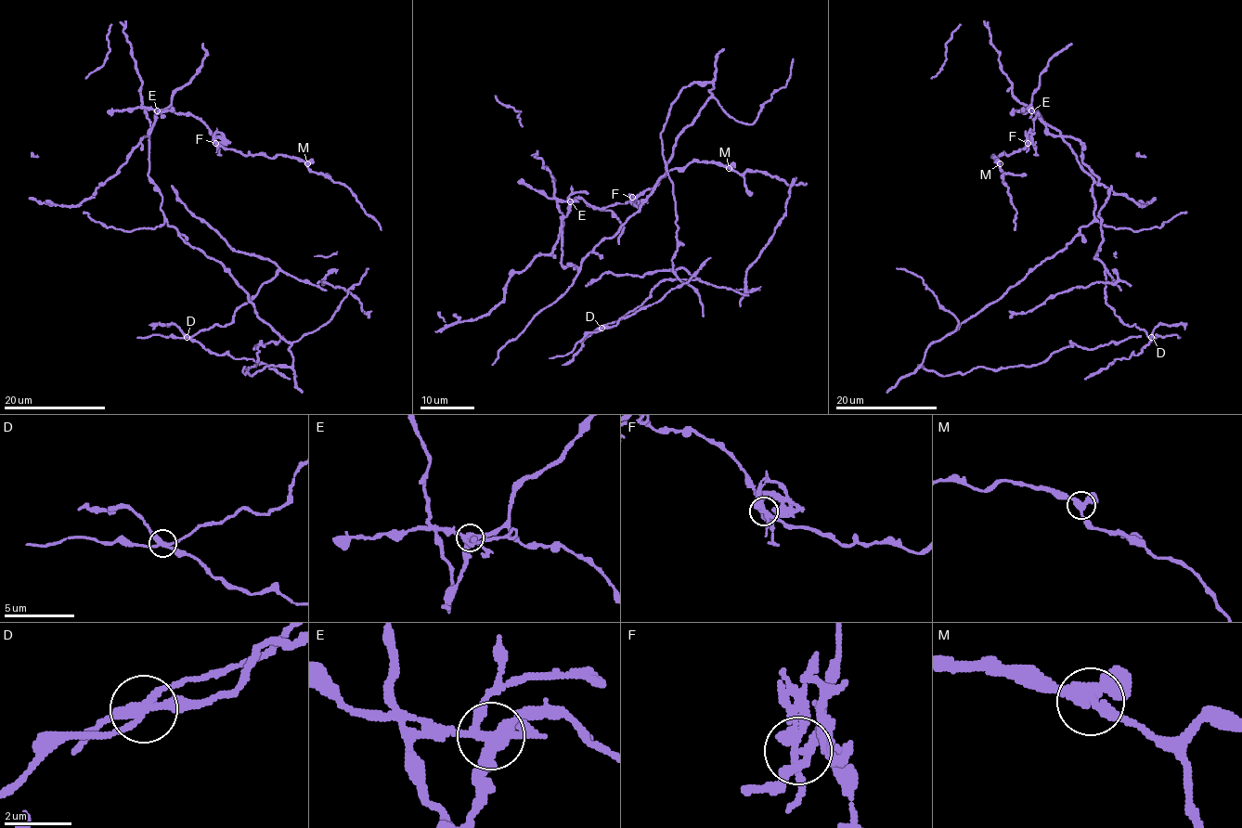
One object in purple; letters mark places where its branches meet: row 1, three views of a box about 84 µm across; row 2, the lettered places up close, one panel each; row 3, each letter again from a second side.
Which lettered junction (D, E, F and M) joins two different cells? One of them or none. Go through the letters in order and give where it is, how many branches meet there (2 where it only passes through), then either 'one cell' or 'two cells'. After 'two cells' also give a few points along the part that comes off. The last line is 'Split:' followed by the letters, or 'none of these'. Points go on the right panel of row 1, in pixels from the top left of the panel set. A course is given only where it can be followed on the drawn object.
D: at (1151, 337); 4 branches meet; one cell
E: at (1031, 110); 5 branches meet; two cells; foreign part runs (1031, 111), (1093, 178), (1093, 219), (931, 344), (919, 366), (941, 376), (1039, 365), (1072, 344), (1141, 335)
F: at (1028, 143); 5 branches meet; one cell
M: at (1000, 163); 3 branches meet; one cell
Split: E

